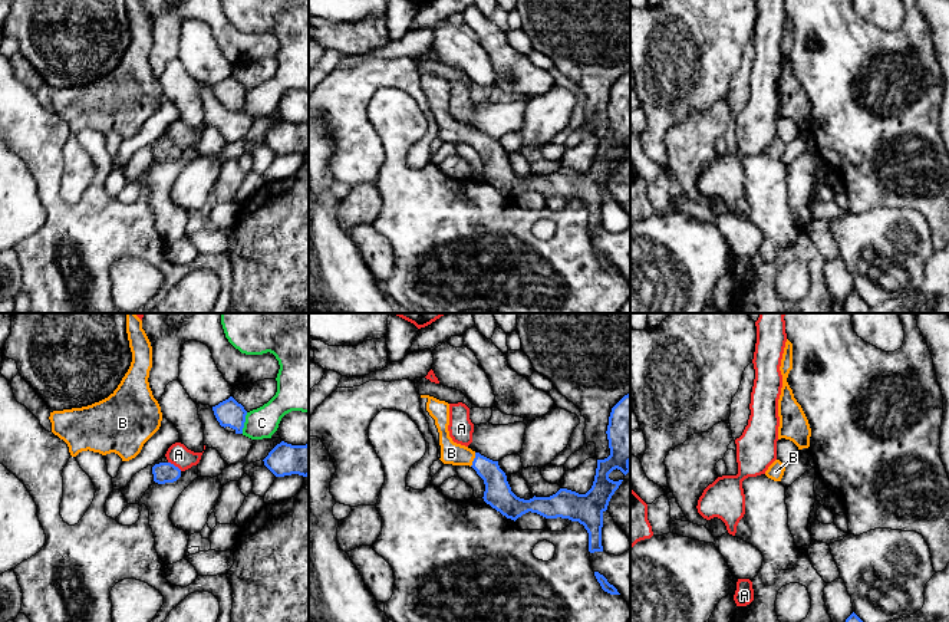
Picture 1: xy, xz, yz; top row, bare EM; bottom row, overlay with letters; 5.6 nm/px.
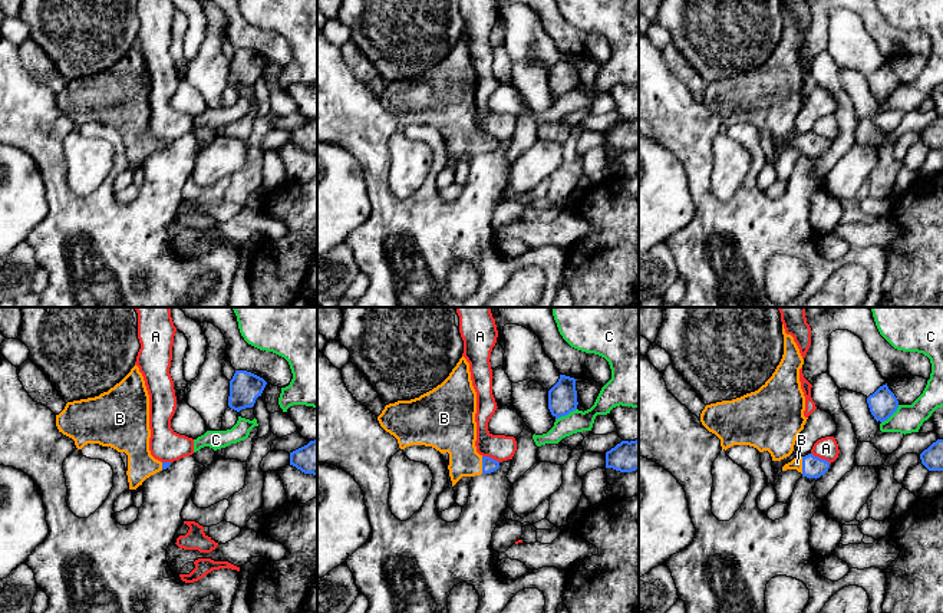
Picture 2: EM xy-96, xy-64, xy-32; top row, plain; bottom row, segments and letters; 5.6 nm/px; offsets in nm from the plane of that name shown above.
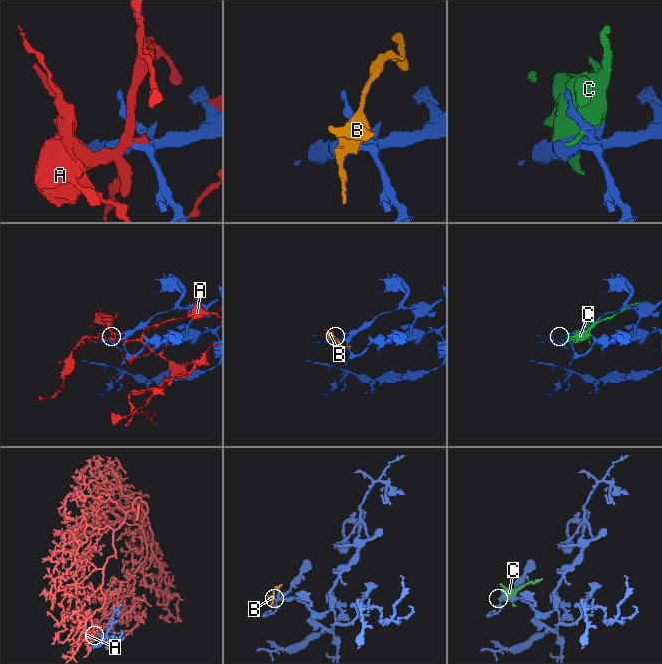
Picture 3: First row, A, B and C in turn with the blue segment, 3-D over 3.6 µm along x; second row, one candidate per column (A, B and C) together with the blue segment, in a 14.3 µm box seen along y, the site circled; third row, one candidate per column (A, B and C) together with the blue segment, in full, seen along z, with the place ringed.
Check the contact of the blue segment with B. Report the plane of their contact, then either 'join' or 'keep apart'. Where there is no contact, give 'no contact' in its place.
xz | join

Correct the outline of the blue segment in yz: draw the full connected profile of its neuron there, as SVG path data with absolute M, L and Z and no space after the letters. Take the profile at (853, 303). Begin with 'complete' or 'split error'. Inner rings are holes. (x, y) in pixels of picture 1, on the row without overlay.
complete | M853 290L843 302L846 313L869 313L870 306Z

